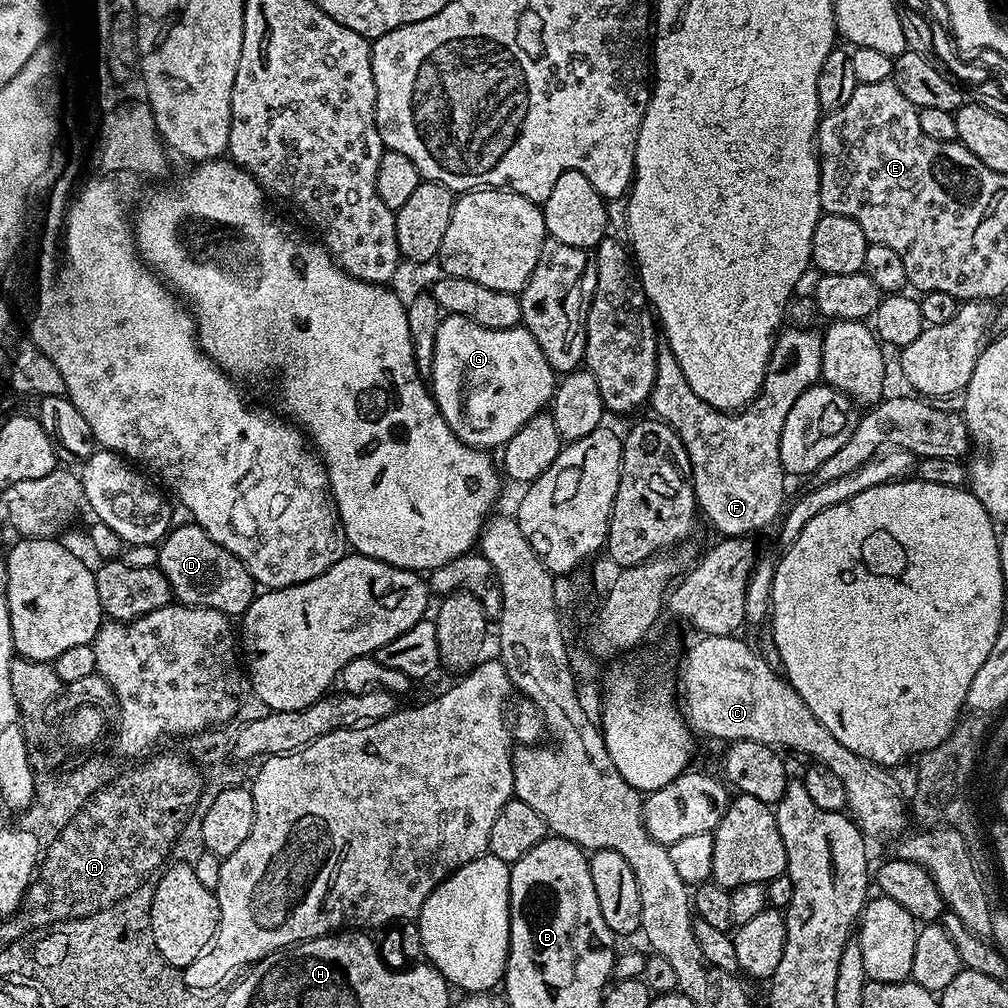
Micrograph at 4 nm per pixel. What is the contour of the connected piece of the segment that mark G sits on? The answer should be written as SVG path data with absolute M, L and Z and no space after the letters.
M451 314L445 315L441 319L438 326L438 338L434 338L434 362L430 373L430 391L432 397L436 399L436 409L442 414L442 418L446 418L450 430L454 430L454 434L463 444L485 450L493 450L492 448L496 447L499 449L507 444L510 438L514 438L514 434L518 434L518 430L522 430L522 426L526 426L526 422L530 422L530 418L534 418L534 414L545 411L551 405L557 383L558 373L550 366L550 362L546 362L546 354L542 354L542 346L538 346L538 342L534 342L534 334L530 334L528 328L517 326L506 330L494 330L465 316L453 316Z

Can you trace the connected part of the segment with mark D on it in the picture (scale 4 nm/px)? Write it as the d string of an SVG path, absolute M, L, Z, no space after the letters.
M194 522L177 523L168 535L160 541L160 563L162 575L172 587L172 595L179 603L189 604L192 608L213 608L229 618L243 617L244 611L258 595L258 585L250 570L226 546L218 546L206 530Z

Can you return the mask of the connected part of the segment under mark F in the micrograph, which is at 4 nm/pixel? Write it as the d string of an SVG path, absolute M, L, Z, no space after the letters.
M788 328L777 335L776 344L772 348L772 357L768 363L768 369L764 375L764 381L760 387L760 393L756 395L755 400L743 410L735 412L719 412L716 408L710 407L706 402L702 402L702 398L698 398L698 394L694 394L694 390L690 390L690 382L686 382L686 374L682 374L682 370L678 366L678 362L674 358L674 354L667 350L657 351L656 354L656 377L654 378L654 386L652 387L652 395L650 397L651 415L655 419L664 421L665 424L671 426L676 431L678 438L682 442L682 446L686 446L686 454L690 458L690 466L692 467L692 489L696 495L696 506L701 517L704 516L720 531L721 537L730 536L746 536L751 537L752 532L760 532L763 528L768 528L777 523L781 519L782 513L786 508L786 499L784 500L784 480L786 481L786 473L782 462L780 461L780 443L782 442L782 426L786 426L786 418L790 414L794 402L798 402L798 398L802 398L802 394L811 388L813 384L821 379L820 371L822 370L822 344L824 342L823 335L819 331L811 332L810 329L804 328Z

